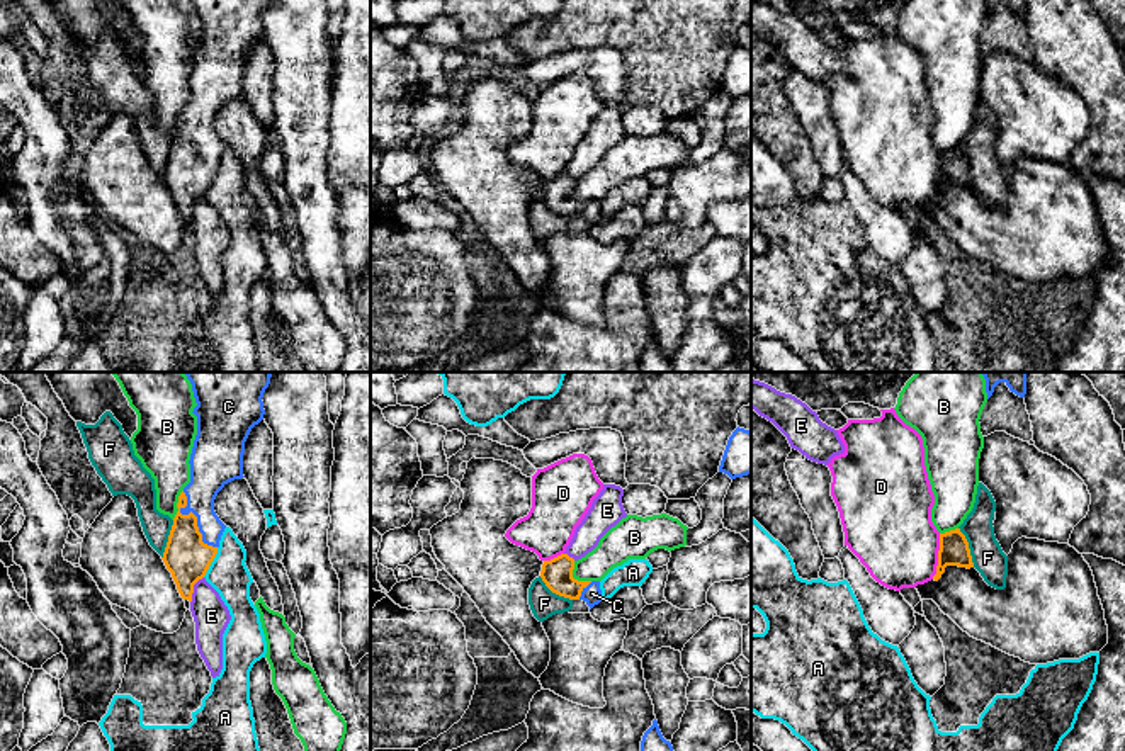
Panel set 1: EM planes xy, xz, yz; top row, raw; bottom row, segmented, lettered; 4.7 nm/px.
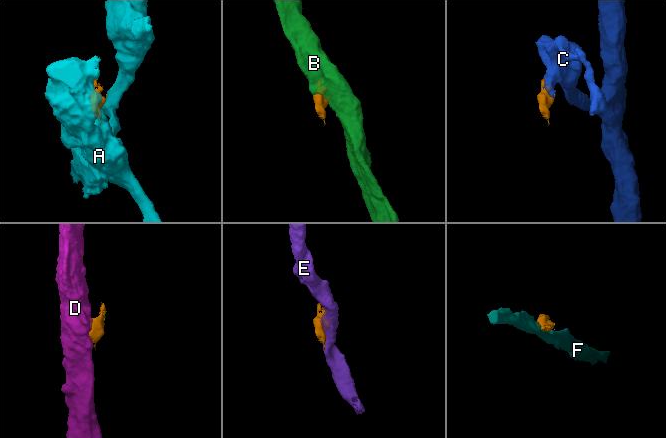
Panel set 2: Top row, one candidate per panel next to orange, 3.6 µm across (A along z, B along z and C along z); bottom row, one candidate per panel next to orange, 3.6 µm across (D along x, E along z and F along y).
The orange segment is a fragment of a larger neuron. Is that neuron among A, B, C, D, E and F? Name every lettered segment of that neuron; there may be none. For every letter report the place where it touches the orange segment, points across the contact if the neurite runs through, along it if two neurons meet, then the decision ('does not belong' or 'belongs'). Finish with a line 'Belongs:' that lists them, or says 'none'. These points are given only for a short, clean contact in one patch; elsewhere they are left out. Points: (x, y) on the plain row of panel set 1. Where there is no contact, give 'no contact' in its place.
A: xy (211, 180) | along xy (218, 167), (203, 196) | does not belong
B: xz (573, 197) | does not belong
C: xy (196, 138) | across xy (187, 177), (196, 153), (196, 138), (196, 119), (211, 89) | belongs
D: yz (938, 175) | along yz (940, 153), (938, 184), (932, 197) | does not belong
E: xy (192, 209) | along xy (203, 196), (194, 204), (191, 221) | does not belong
F: yz (967, 167) | does not belong
Belongs: C

